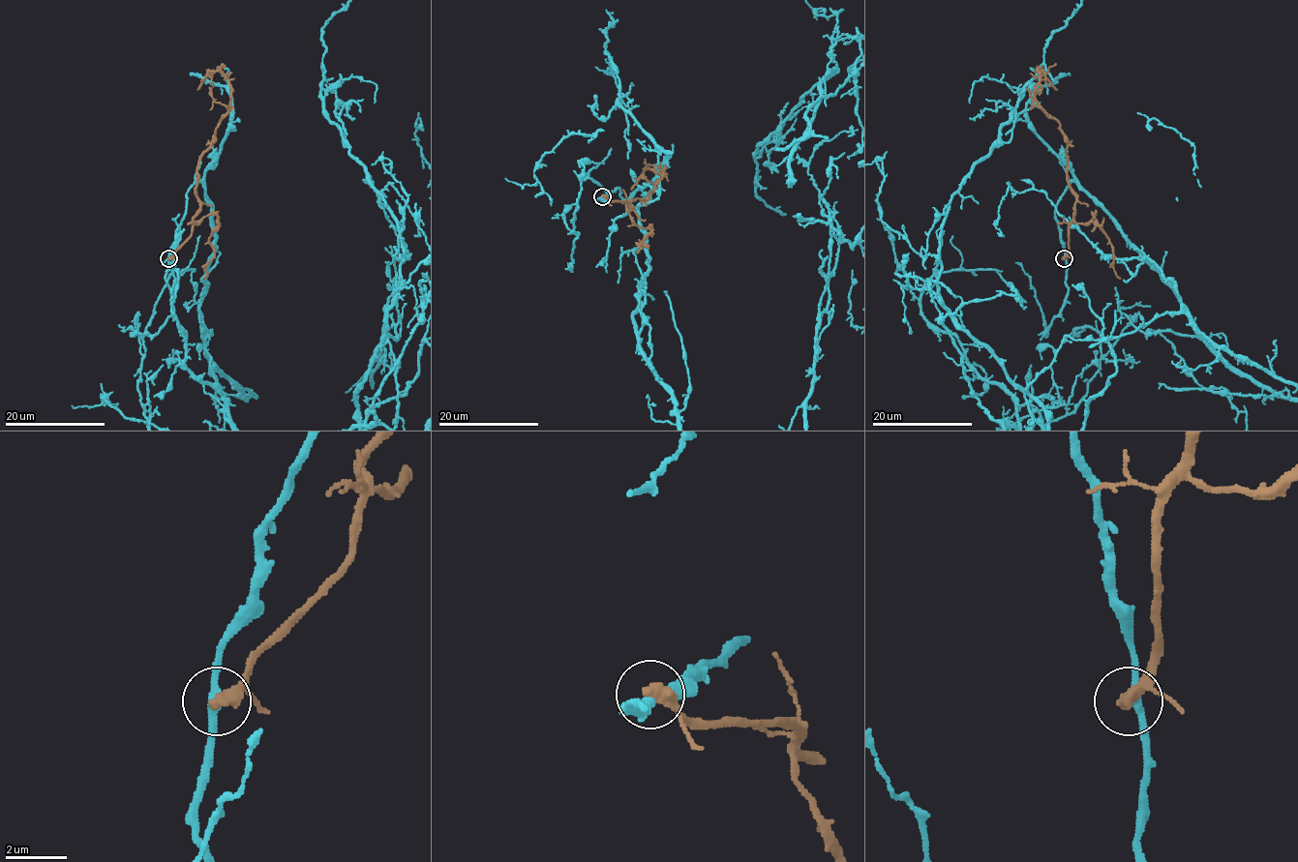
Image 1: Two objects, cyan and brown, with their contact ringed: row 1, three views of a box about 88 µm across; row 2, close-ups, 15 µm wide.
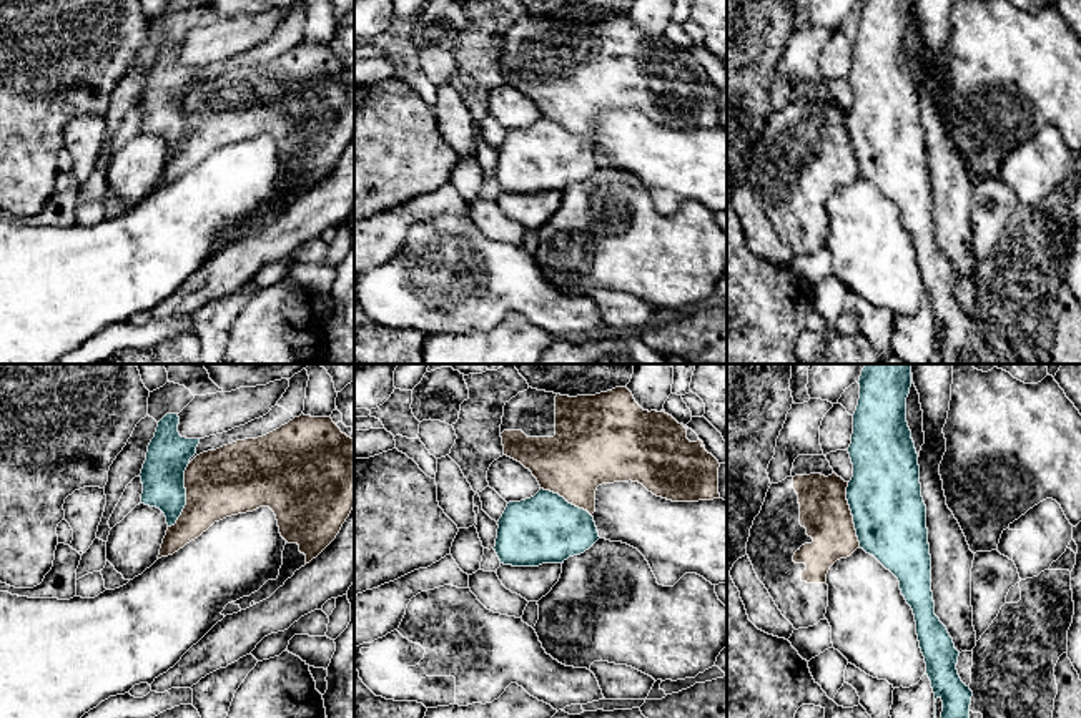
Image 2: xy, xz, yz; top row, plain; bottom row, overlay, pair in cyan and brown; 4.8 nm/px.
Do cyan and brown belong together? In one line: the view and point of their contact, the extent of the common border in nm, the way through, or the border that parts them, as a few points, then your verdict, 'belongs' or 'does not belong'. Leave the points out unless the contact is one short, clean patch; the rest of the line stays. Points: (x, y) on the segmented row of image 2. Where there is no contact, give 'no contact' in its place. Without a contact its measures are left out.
contact xy (185, 496); length 340 nm; does not belong

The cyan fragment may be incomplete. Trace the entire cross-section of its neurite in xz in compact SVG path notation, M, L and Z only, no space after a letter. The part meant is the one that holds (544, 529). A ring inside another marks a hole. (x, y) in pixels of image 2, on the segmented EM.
M544 489L531 499L509 502L497 525L494 550L501 563L512 567L564 563L600 538L587 510Z

